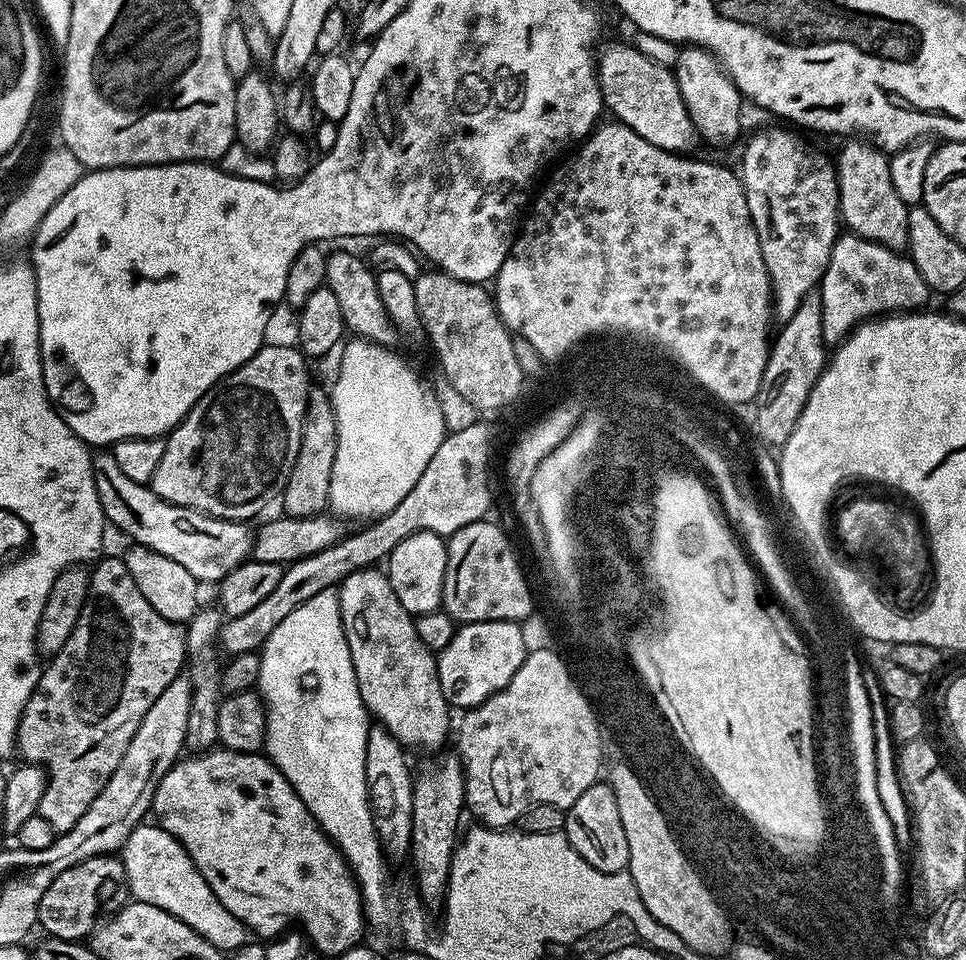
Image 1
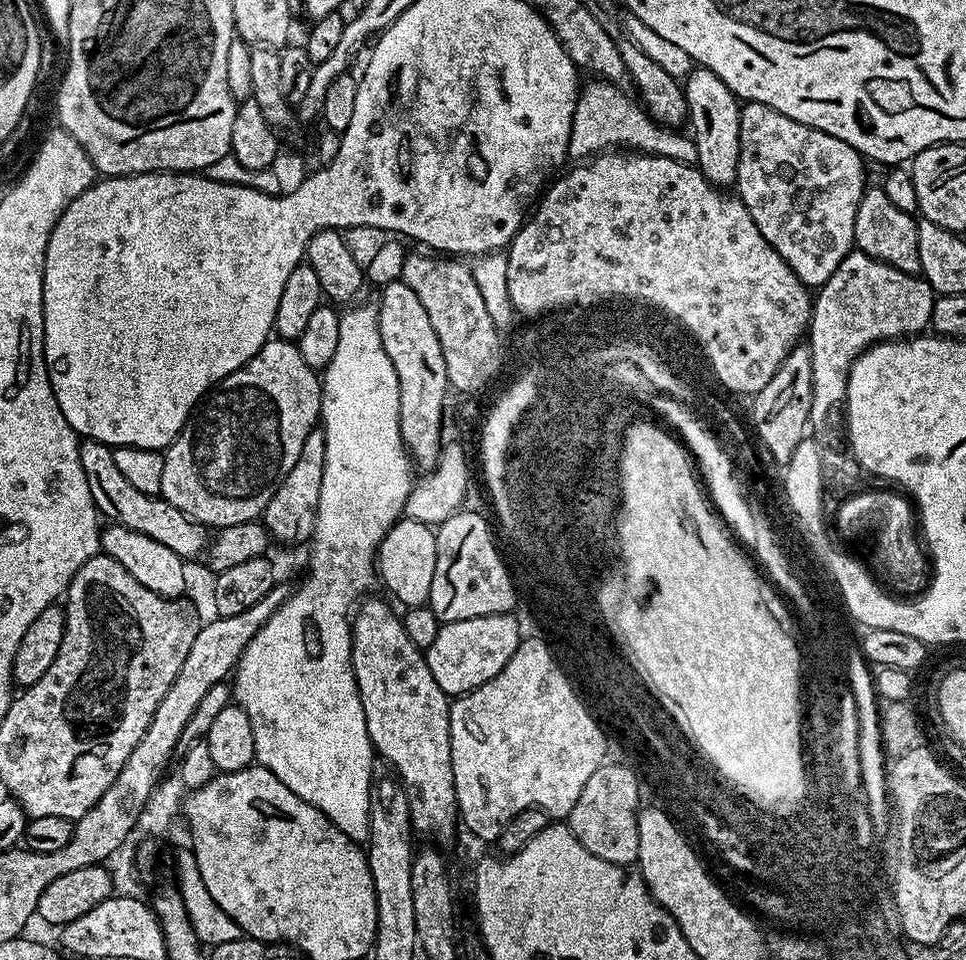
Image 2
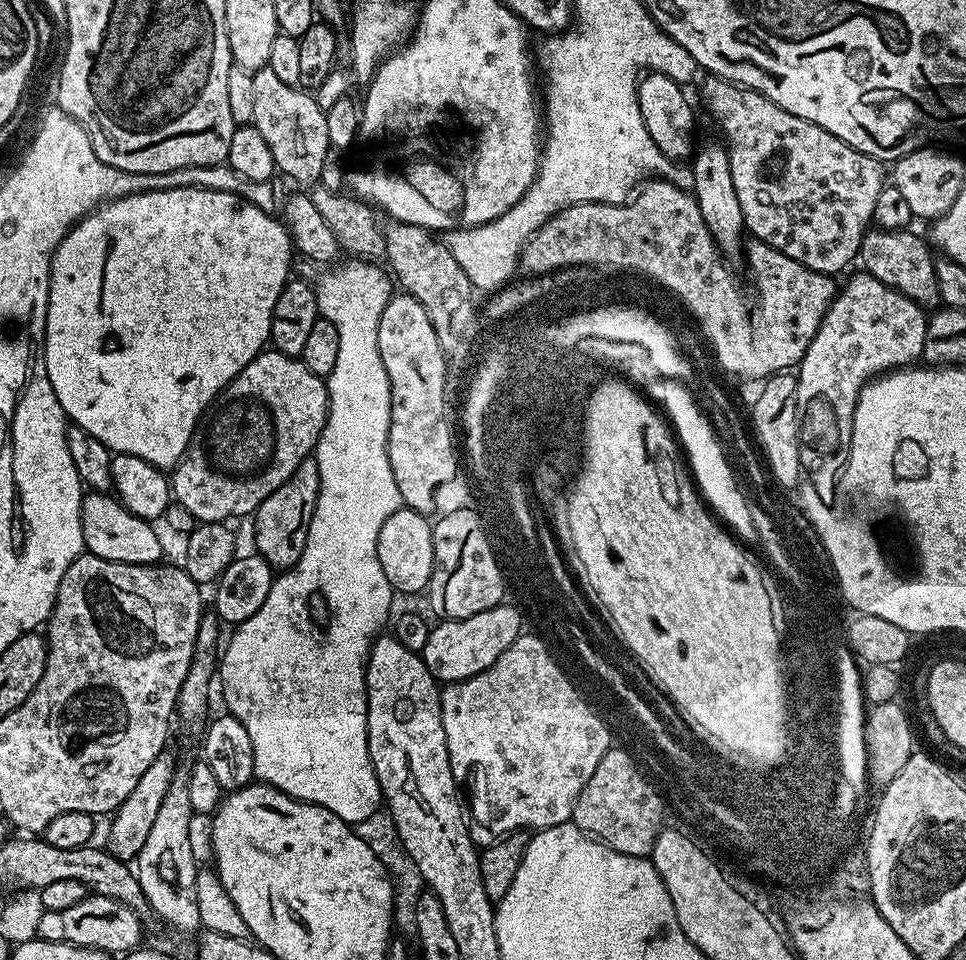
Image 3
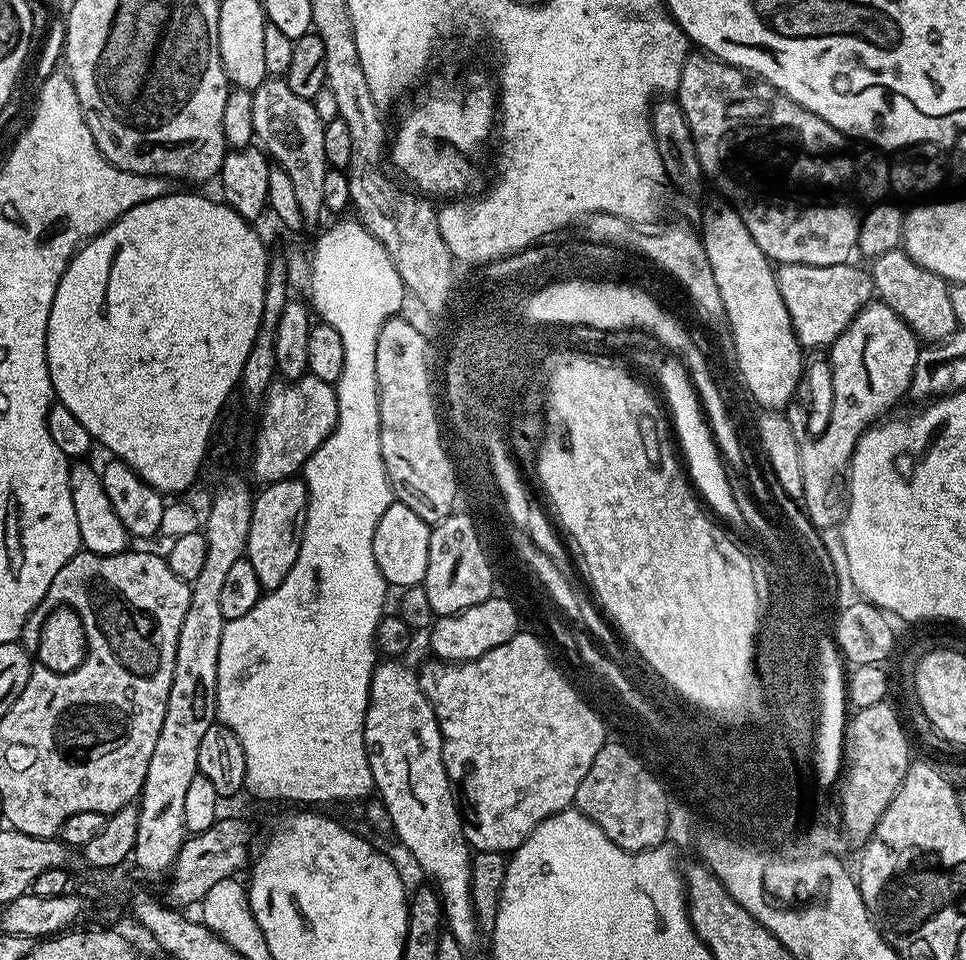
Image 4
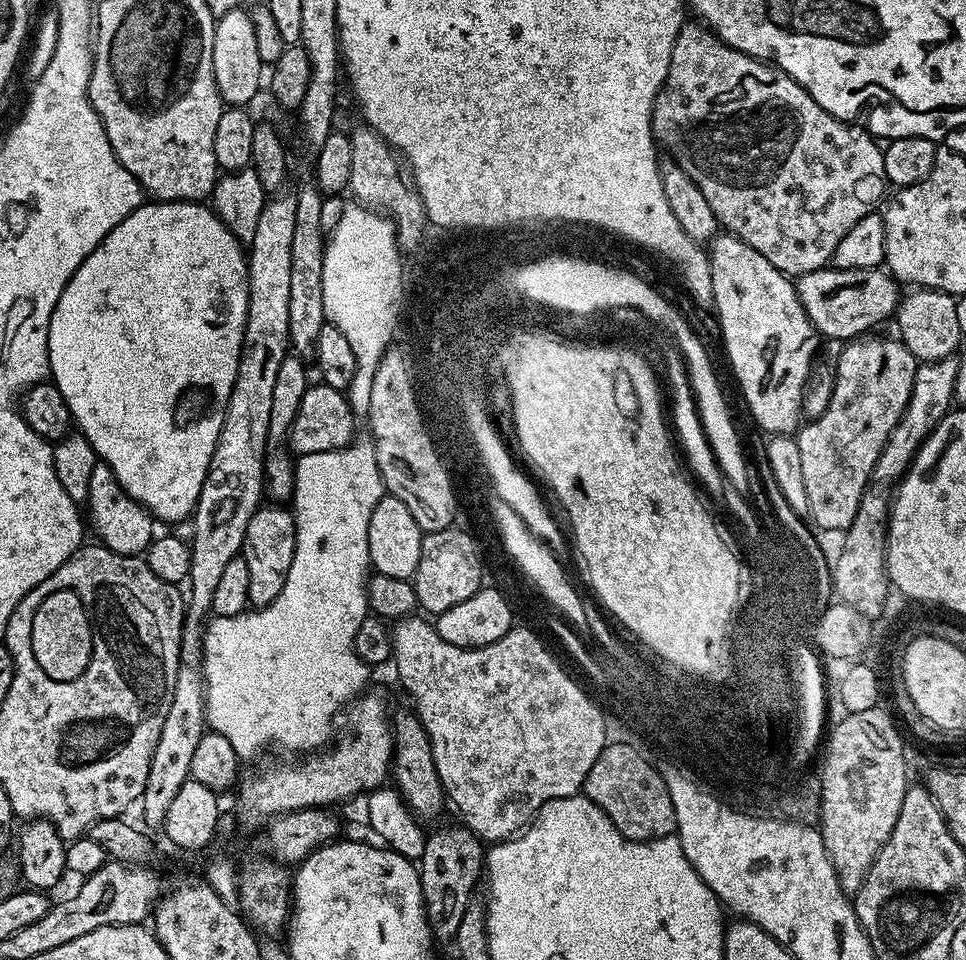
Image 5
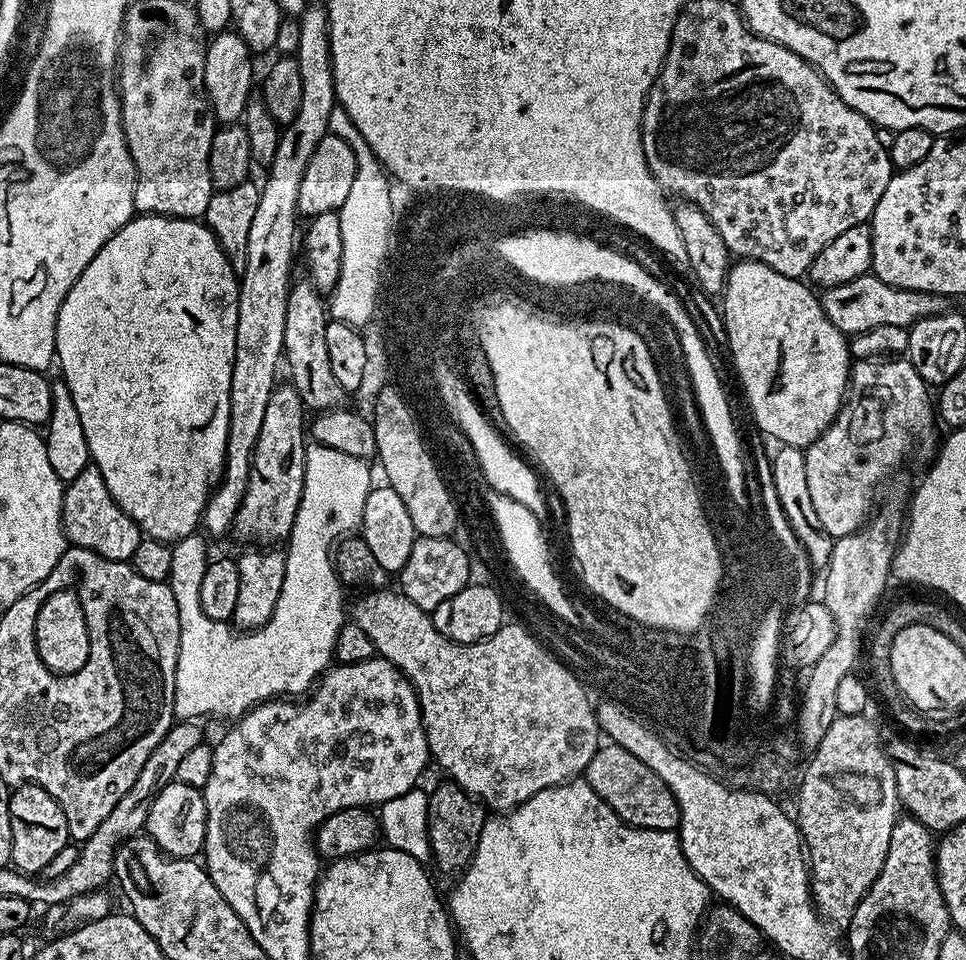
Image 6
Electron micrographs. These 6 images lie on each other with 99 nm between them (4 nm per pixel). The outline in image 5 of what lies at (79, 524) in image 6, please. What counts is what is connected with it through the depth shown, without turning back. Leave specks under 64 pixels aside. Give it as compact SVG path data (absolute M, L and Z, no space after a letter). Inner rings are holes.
M97 462L94 471L90 477L90 486L88 487L88 499L86 508L92 511L92 524L90 520L90 528L96 531L95 539L103 544L105 548L114 550L123 556L140 556L147 552L149 544L154 539L154 531L152 532L152 524L154 518L150 513L141 506L134 498L130 498L130 494L126 494L126 490L122 490L122 486L118 482L118 478L114 474L114 470L110 470L110 466L103 462Z

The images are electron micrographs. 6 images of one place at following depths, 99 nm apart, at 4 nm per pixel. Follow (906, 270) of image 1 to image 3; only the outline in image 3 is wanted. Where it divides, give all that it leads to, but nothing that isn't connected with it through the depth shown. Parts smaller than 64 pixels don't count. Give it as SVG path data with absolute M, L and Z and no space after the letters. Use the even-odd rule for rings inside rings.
M856 270L845 284L839 285L832 305L826 310L806 354L800 360L799 375L802 380L804 375L803 383L812 392L825 392L824 396L832 401L839 413L841 426L851 429L861 390L867 386L869 380L874 380L886 372L915 365L924 355L927 329L928 316L921 305L906 298L906 294L886 286L886 282L878 282L878 278L870 273Z

